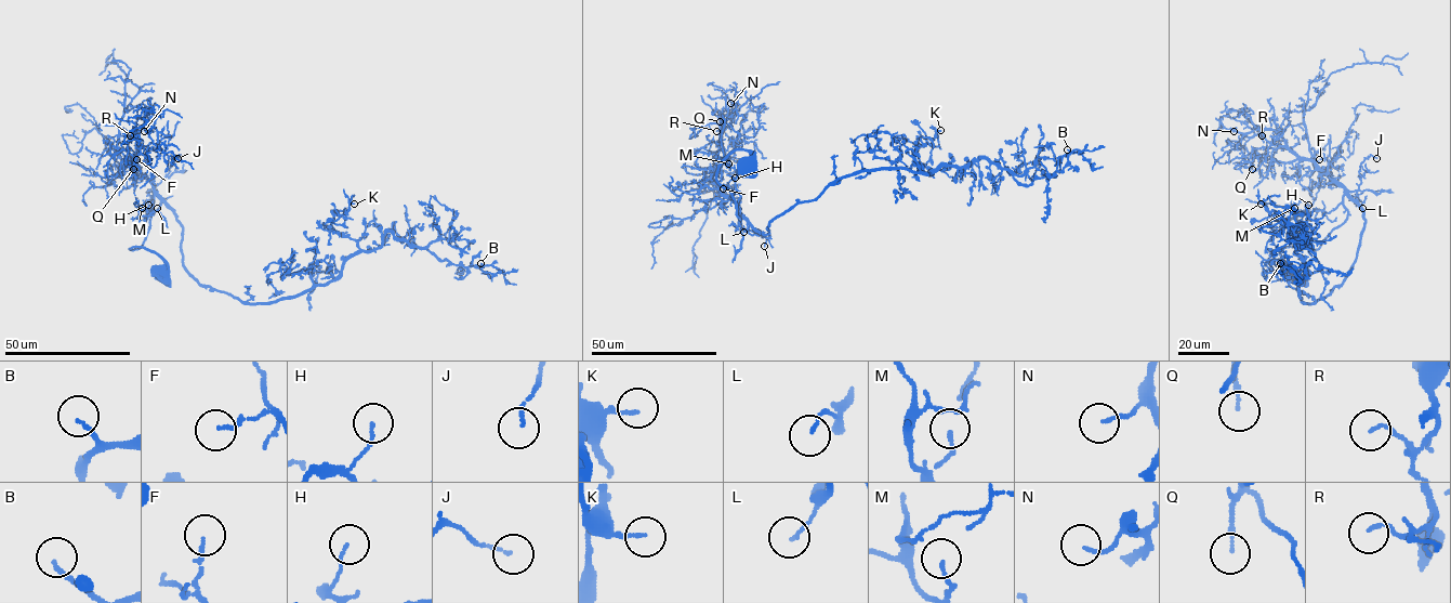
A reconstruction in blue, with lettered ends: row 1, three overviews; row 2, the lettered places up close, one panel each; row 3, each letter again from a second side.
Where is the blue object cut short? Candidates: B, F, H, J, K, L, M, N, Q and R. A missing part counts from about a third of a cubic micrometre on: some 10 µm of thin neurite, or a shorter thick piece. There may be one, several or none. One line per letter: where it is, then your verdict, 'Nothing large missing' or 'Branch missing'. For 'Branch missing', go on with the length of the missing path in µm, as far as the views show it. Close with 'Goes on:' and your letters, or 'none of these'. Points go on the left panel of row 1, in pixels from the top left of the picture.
B: Place: (480, 263). Nothing large missing
F: Place: (136, 159). Nothing large missing
H: Place: (148, 205). Branch missing. Missing length about 25 µm
J: Place: (177, 158). Nothing large missing
K: Place: (354, 204). Nothing large missing
L: Place: (157, 208). Nothing large missing
M: Place: (142, 208). Nothing large missing
N: Place: (144, 131). Nothing large missing
Q: Place: (133, 169). Nothing large missing
R: Place: (130, 135). Nothing large missing
Goes on: H

